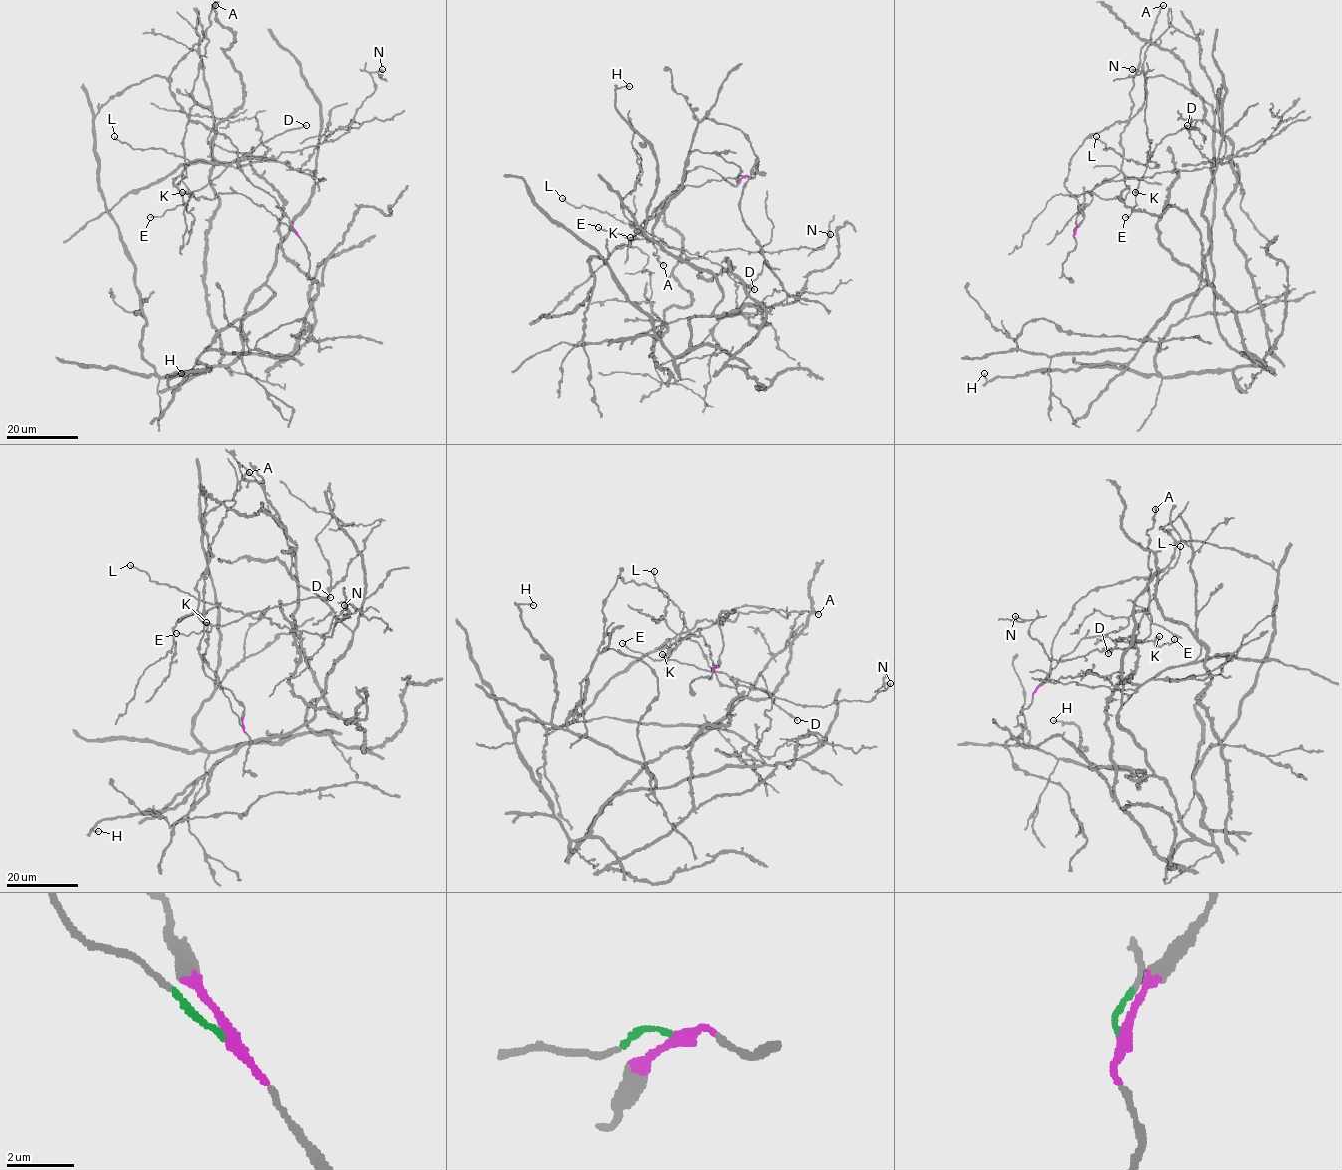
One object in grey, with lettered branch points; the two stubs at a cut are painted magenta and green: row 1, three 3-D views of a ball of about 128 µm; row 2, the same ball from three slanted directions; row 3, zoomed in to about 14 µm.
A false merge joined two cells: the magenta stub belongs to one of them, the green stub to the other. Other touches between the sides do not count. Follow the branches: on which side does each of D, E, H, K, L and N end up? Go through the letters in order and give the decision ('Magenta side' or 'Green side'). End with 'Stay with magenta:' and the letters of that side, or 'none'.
D: Green side
E: Green side
H: Magenta side
K: Green side
L: Green side
N: Green side
Stay with magenta: H

